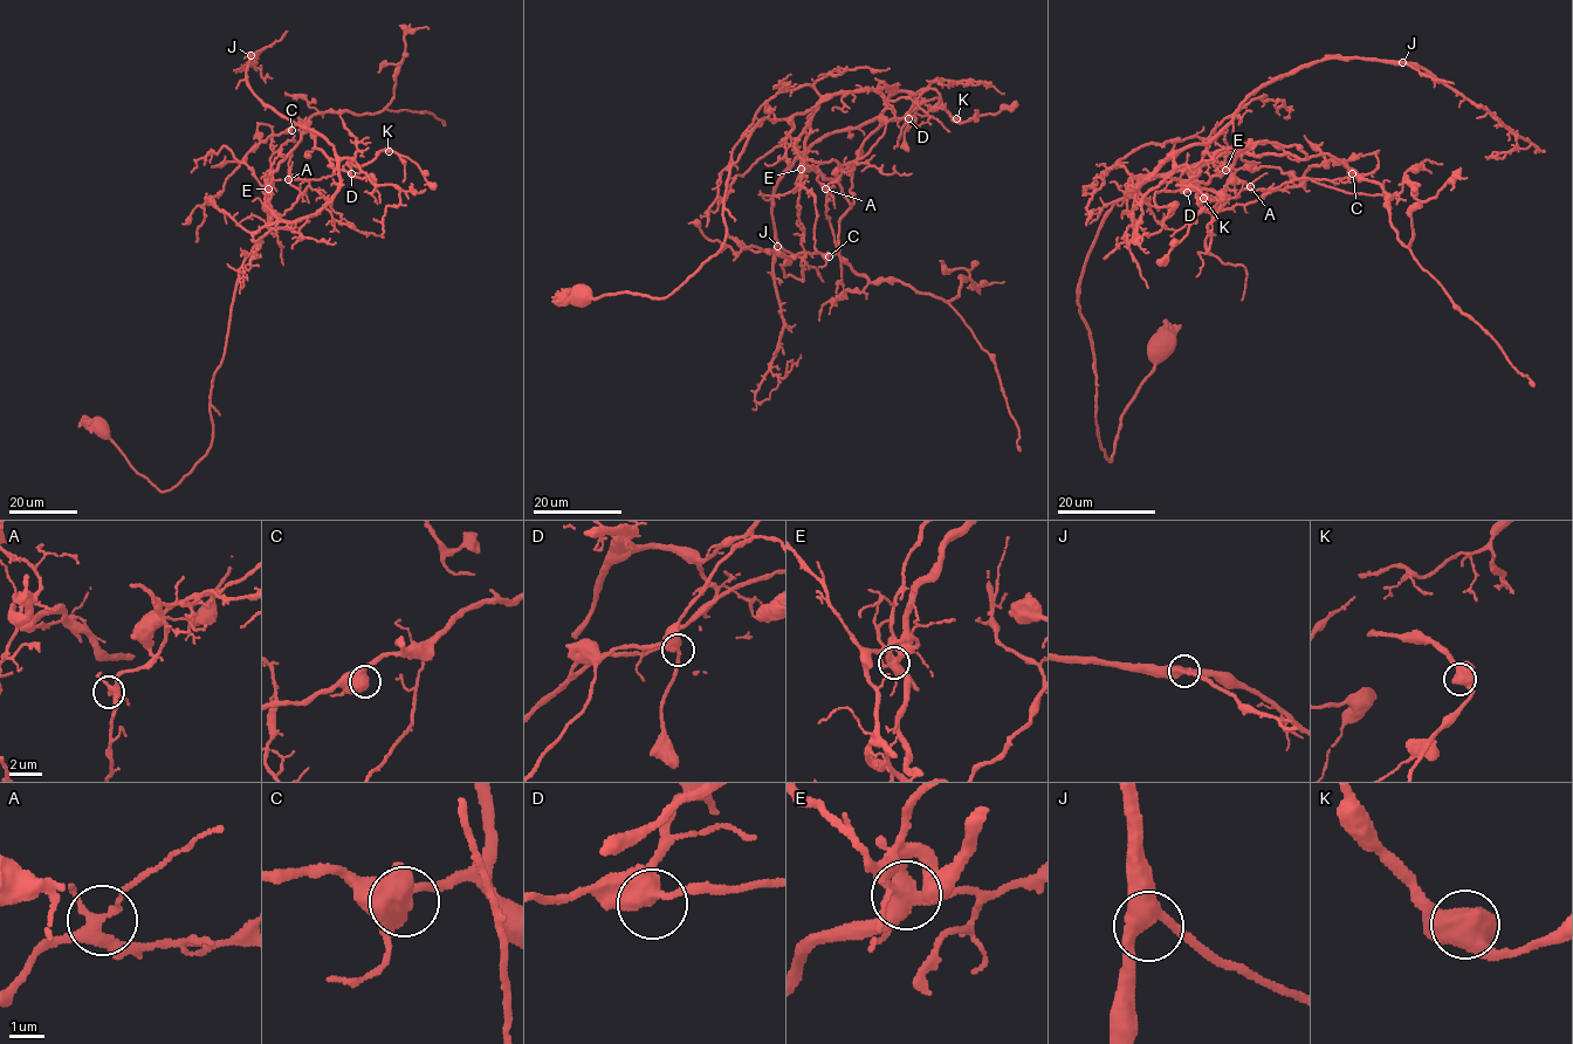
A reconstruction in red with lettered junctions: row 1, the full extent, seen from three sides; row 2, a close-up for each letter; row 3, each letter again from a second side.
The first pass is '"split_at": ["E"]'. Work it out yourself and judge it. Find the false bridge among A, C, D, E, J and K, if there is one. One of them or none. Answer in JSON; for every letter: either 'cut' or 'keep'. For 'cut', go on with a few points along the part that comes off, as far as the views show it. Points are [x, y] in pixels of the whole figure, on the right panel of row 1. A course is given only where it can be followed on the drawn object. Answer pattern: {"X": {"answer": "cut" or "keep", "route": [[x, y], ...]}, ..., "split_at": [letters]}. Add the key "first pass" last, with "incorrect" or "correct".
{"A": {"answer": "keep"}, "C": {"answer": "keep"}, "D": {"answer": "keep"}, "E": {"answer": "keep"}, "J": {"answer": "keep"}, "K": {"answer": "keep"}, "split_at": [], "first pass": "incorrect"}

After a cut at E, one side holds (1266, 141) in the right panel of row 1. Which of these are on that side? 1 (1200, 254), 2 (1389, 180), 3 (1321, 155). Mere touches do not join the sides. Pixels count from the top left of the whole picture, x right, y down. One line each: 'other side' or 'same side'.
1: other side
2: other side
3: same side

